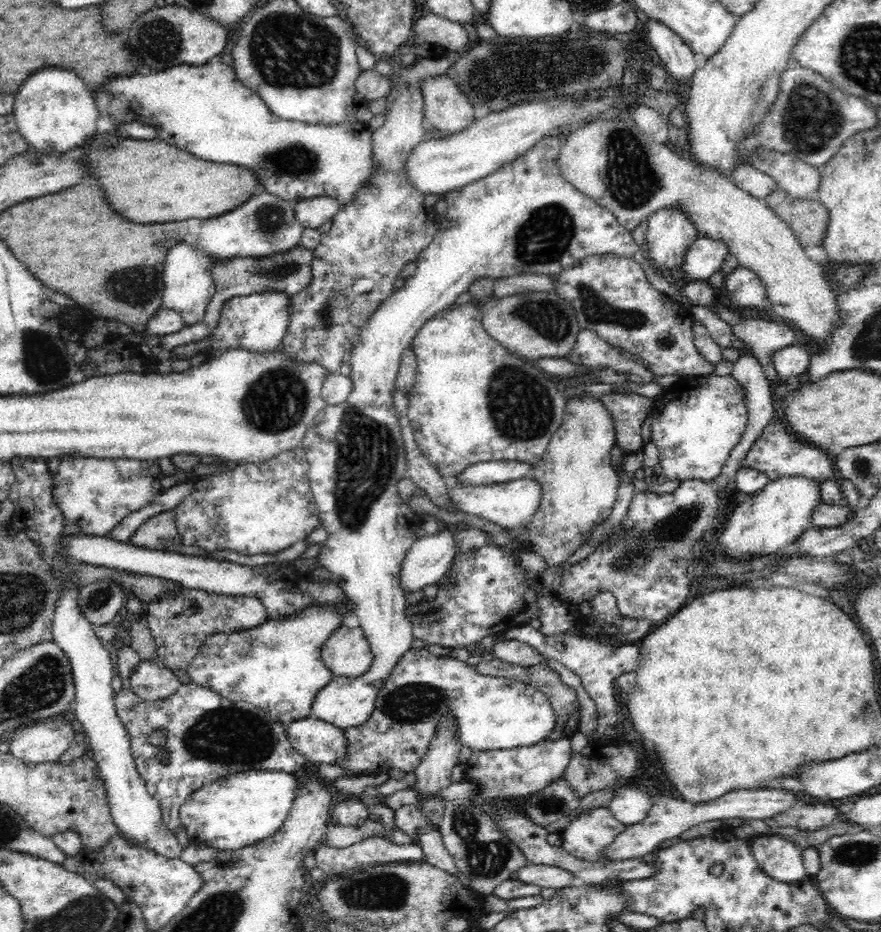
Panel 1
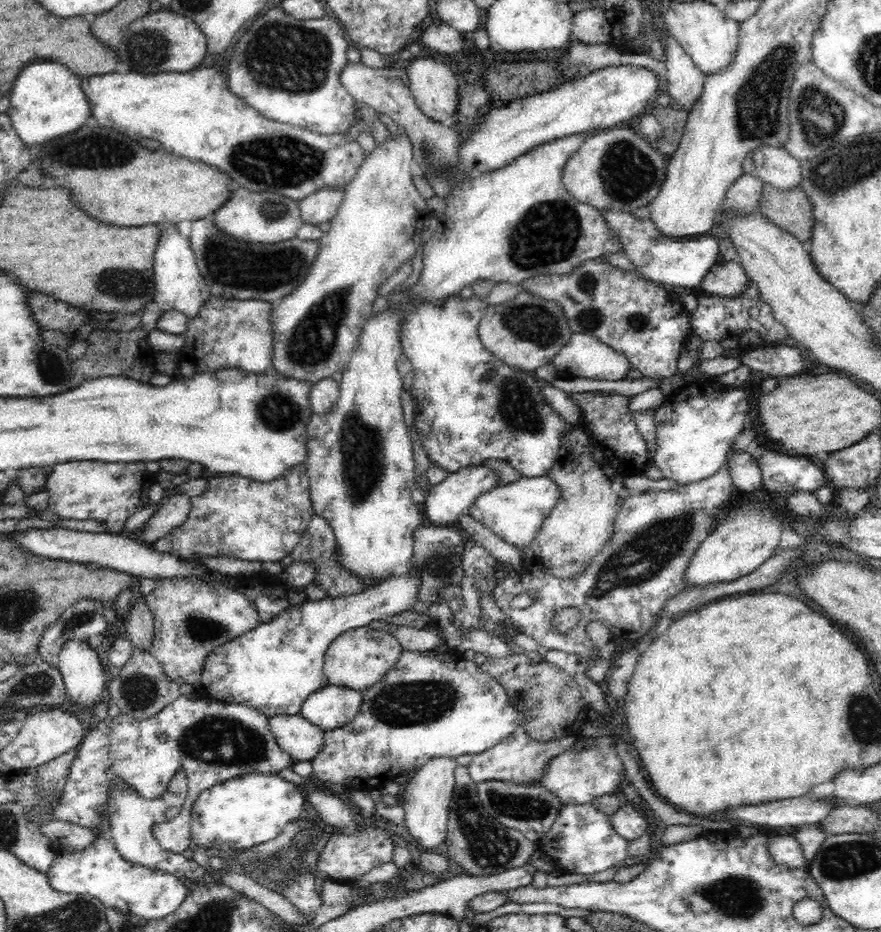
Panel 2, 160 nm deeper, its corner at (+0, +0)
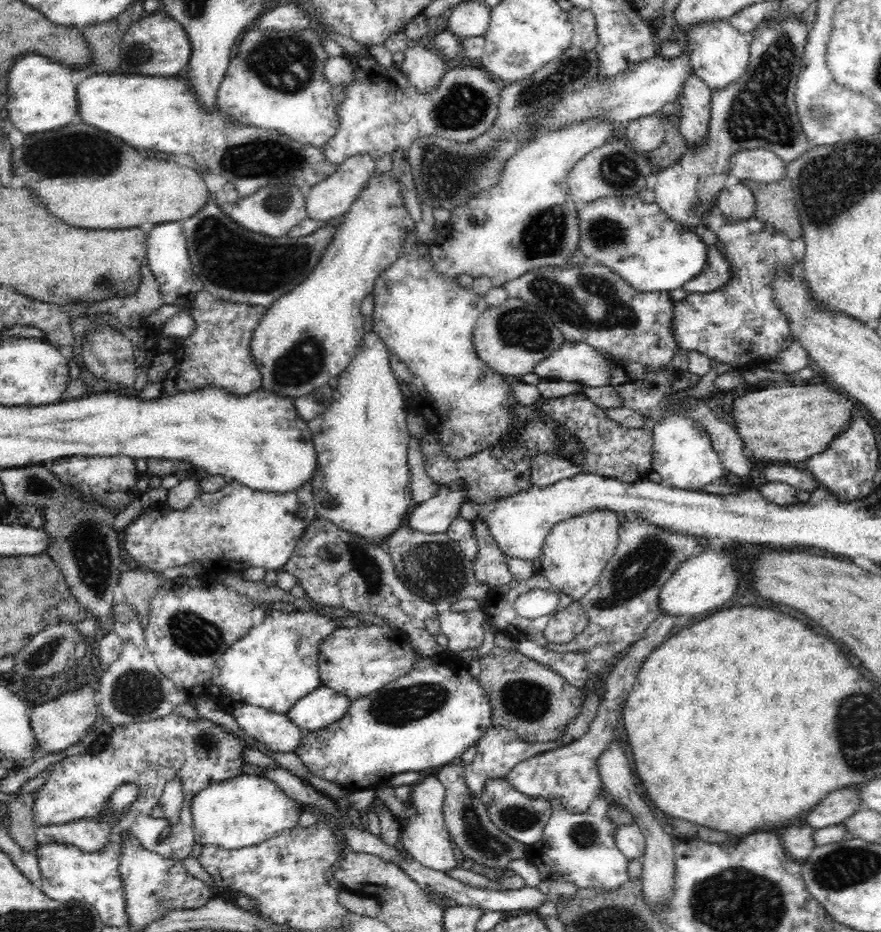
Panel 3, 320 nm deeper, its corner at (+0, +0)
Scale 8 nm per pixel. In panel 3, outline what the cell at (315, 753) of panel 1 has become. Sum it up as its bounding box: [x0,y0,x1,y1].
[231,705,306,752]

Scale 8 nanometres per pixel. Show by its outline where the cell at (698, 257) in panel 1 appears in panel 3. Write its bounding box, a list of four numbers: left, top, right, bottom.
[578,196,708,291]

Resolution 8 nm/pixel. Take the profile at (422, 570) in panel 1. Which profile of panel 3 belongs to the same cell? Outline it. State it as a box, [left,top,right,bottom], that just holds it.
[207,610,340,714]

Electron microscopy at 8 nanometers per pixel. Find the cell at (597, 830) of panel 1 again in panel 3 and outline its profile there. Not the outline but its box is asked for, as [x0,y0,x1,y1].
[523,795,629,892]

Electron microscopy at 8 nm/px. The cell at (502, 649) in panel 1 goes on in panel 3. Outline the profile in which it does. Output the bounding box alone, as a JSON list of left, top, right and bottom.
[436,608,488,654]

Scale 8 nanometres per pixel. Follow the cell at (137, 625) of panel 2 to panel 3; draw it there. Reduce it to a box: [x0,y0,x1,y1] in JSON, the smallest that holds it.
[119,567,164,628]

